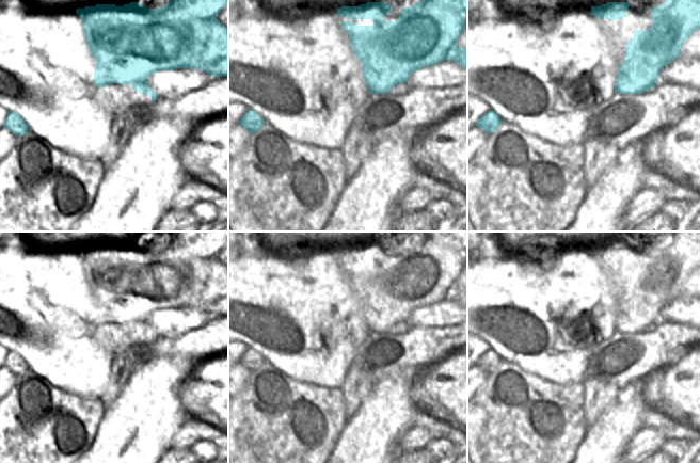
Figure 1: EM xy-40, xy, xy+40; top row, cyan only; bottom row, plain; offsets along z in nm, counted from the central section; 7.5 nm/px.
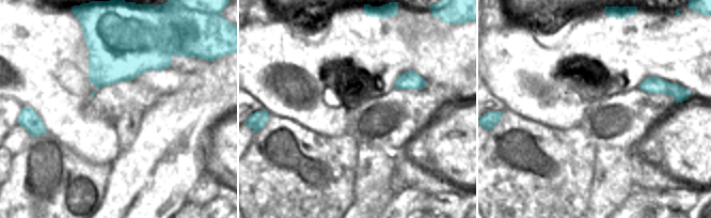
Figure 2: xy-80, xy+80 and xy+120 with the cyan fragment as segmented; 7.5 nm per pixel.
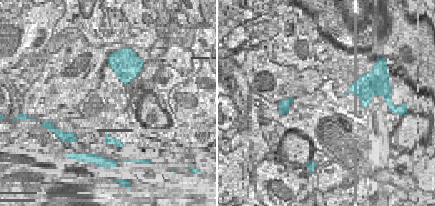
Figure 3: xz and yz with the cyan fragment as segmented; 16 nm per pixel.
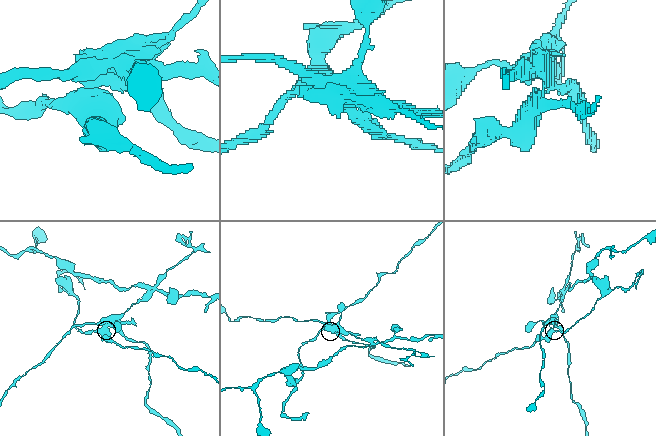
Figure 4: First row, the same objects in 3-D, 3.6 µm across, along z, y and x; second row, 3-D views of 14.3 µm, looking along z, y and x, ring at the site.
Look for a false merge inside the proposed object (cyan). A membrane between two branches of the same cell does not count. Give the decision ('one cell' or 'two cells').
two cells

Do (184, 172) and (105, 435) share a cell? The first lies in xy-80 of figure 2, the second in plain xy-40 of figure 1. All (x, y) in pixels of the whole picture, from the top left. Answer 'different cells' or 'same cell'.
same cell

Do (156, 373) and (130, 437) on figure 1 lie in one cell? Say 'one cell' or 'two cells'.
one cell

